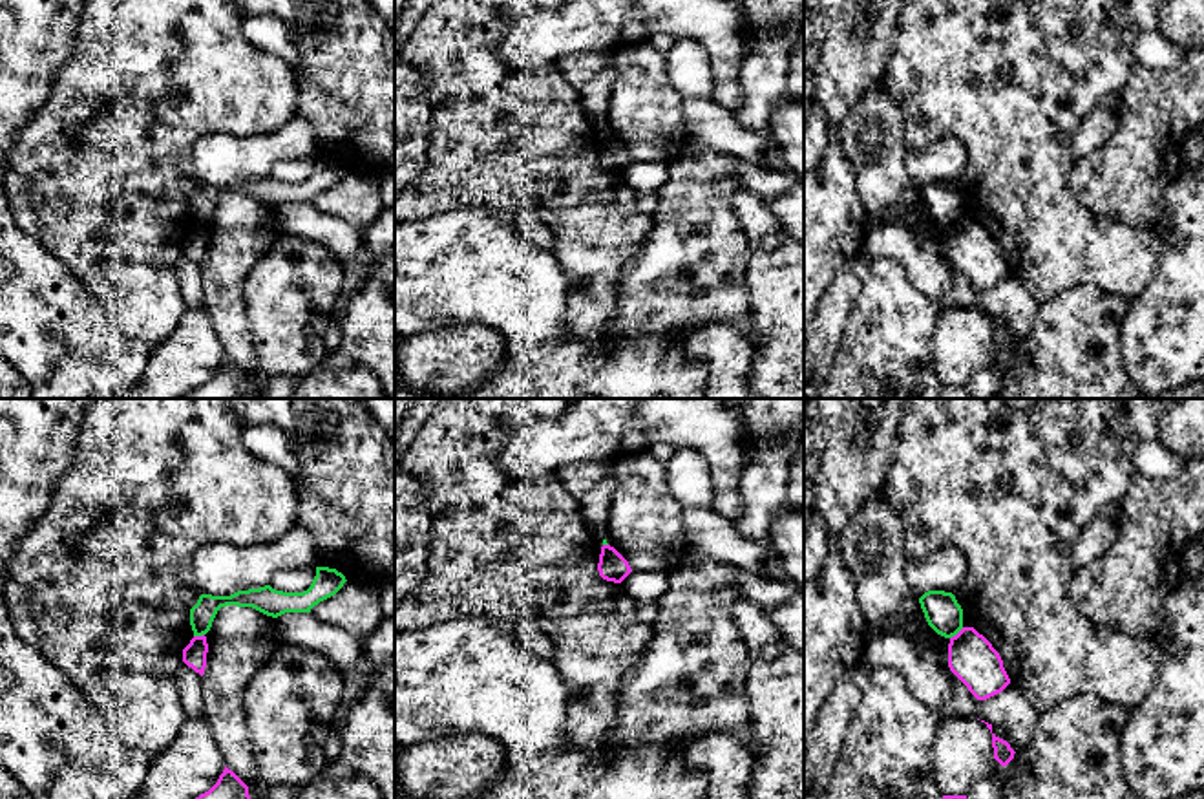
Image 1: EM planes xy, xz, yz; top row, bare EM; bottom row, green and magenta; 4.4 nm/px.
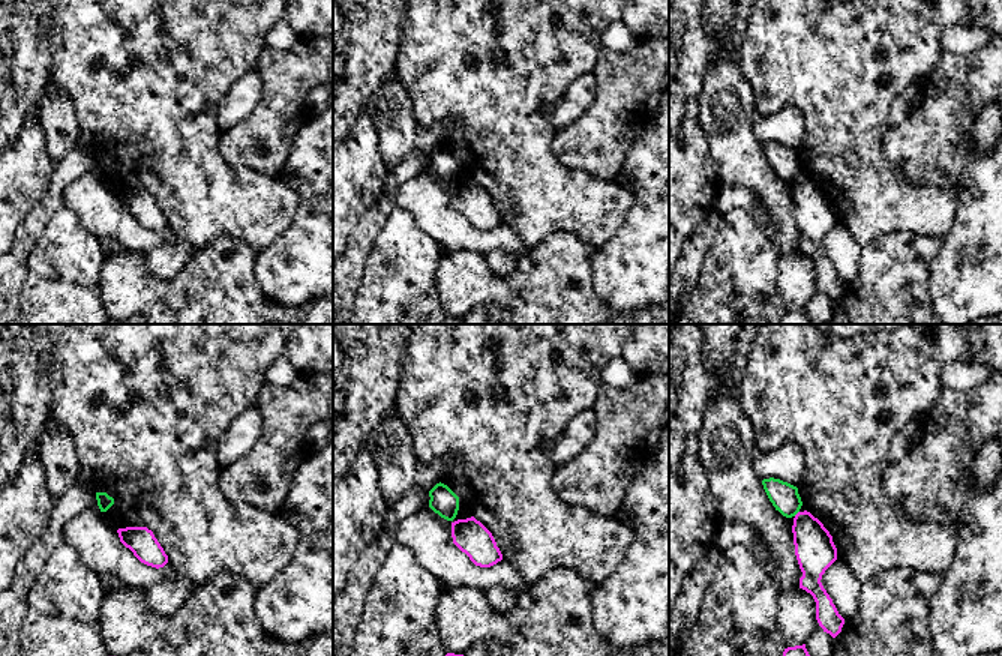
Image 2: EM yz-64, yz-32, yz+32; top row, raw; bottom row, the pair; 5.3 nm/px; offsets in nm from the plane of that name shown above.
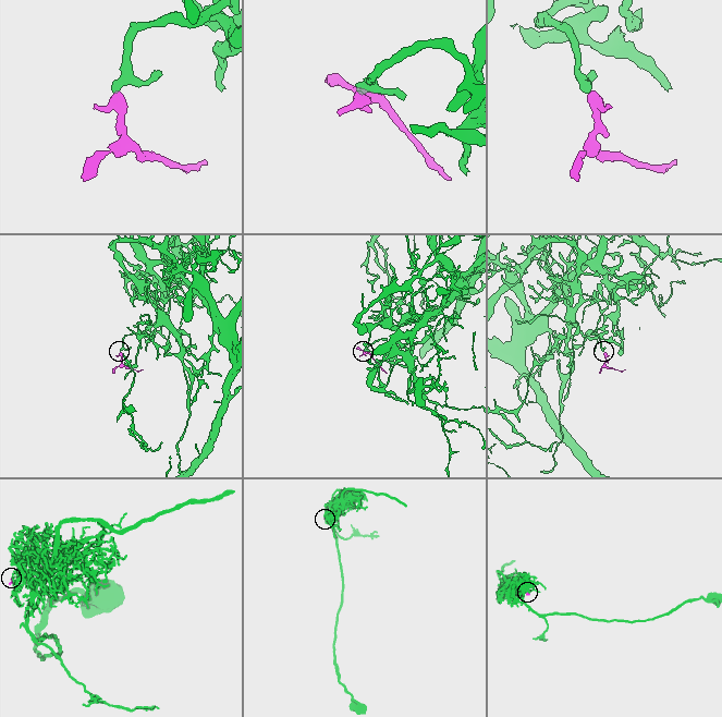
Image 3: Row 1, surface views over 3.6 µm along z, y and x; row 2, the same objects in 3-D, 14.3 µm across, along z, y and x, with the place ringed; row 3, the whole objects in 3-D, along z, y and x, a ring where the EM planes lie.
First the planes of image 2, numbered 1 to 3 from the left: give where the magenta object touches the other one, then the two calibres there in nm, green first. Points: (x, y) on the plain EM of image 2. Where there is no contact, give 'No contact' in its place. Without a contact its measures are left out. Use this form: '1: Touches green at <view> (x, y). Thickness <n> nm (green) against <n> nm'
1: No contact
2: No contact
3: Touches green at yz+32 (795, 177). Thickness 150 nm (green) against 220 nm

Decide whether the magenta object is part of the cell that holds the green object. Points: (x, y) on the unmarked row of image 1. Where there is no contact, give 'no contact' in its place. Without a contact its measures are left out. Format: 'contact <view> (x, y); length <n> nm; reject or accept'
contact yz (956, 223); length 80 nm; reject

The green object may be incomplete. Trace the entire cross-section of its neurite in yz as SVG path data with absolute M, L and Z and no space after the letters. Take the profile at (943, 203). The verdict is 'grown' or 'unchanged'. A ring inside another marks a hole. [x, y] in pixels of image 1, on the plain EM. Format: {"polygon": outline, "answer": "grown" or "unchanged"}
{"polygon": "M928 181L919 194L928 216L937 225L952 229L963 219L963 199L952 183Z", "answer": "unchanged"}

